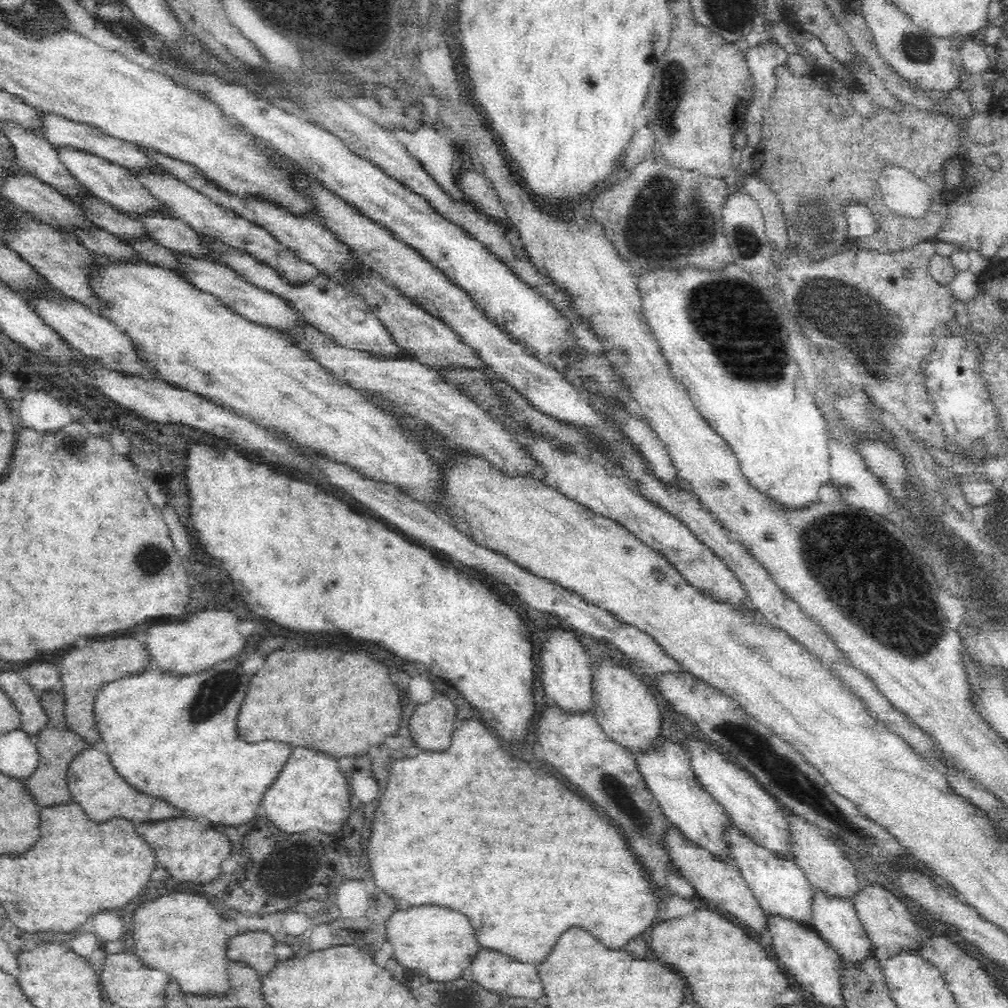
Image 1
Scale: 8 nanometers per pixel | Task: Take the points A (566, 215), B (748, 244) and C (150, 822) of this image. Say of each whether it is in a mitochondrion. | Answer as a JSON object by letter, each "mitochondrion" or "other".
{"A":"other","B":"mitochondrion","C":"other"}

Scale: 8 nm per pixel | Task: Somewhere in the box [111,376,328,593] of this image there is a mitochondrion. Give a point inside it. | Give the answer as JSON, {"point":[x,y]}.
{"point":[151,559]}

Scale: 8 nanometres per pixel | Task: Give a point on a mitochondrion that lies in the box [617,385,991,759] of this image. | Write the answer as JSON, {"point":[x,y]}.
{"point":[834,548]}

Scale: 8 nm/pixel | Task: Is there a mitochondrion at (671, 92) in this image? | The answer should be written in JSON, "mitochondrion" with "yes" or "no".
{"mitochondrion":"yes"}

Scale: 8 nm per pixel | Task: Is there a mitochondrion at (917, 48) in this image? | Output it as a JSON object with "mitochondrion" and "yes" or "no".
{"mitochondrion":"yes"}

